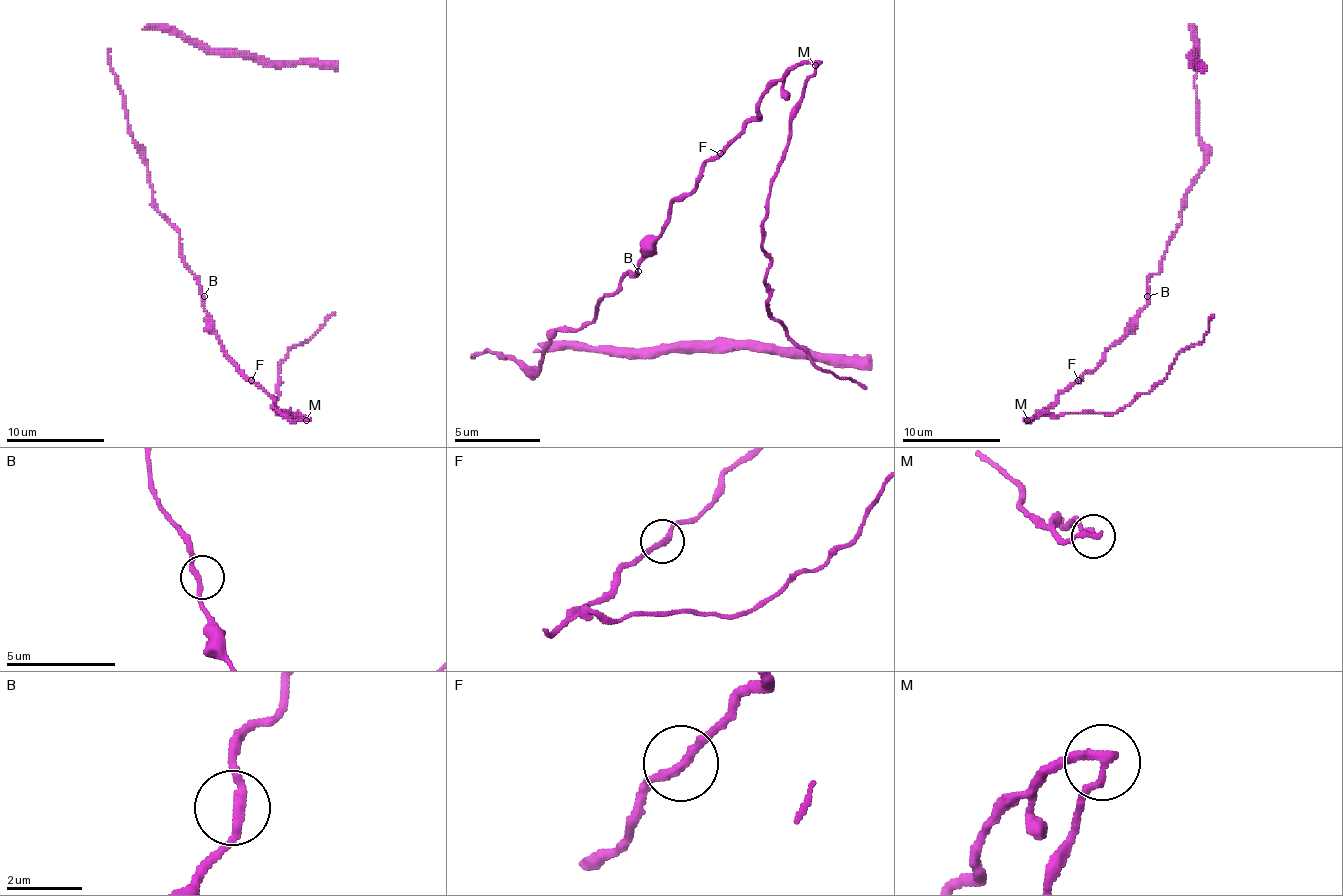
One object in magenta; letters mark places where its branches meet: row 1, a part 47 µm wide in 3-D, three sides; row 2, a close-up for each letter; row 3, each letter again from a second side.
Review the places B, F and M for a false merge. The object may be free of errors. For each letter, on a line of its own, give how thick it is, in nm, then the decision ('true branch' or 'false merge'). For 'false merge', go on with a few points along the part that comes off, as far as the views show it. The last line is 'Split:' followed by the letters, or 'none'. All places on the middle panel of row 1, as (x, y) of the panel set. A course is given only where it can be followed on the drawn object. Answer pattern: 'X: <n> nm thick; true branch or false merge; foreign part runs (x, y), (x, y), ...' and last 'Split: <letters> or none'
B: 240 nm thick; true branch
F: 240 nm thick; true branch
M: 240 nm thick; false merge; foreign part runs (814, 64), (767, 201), (762, 243), (771, 260), (767, 277), (767, 307), (822, 371), (865, 387)
Split: M

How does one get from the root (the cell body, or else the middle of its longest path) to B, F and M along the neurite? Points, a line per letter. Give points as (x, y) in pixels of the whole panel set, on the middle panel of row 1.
B: (617, 288), (617, 284), (630, 271), (638, 271)
F: (617, 288), (638, 267), (643, 251), (660, 234), (660, 225), (668, 217), (668, 204), (690, 191), (720, 153)
M: (617, 288), (660, 234), (668, 204), (703, 179), (720, 149), (758, 115), (758, 102), (797, 64), (814, 64)

